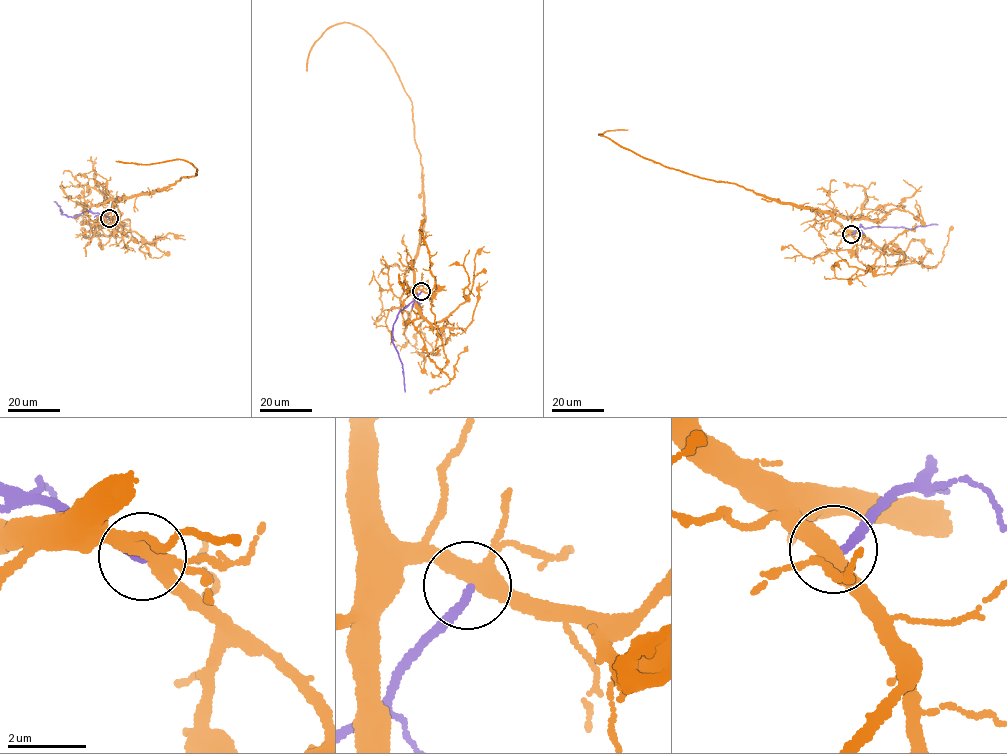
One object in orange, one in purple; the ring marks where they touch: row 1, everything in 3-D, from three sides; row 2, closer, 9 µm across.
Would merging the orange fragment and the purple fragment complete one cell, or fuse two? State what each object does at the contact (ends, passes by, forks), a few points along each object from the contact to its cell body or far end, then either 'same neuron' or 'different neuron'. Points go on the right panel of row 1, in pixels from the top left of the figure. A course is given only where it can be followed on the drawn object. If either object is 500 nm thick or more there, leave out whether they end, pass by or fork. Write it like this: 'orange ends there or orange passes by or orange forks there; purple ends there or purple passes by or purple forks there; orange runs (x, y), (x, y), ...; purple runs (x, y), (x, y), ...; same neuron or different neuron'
orange forks there; purple ends there; orange runs (852, 234), (832, 215), (817, 209), (782, 204), (734, 183), (715, 182), (670, 168), (598, 134), (627, 130); purple runs (851, 234), (861, 224), (865, 228), (908, 229), (938, 225); different neuron

